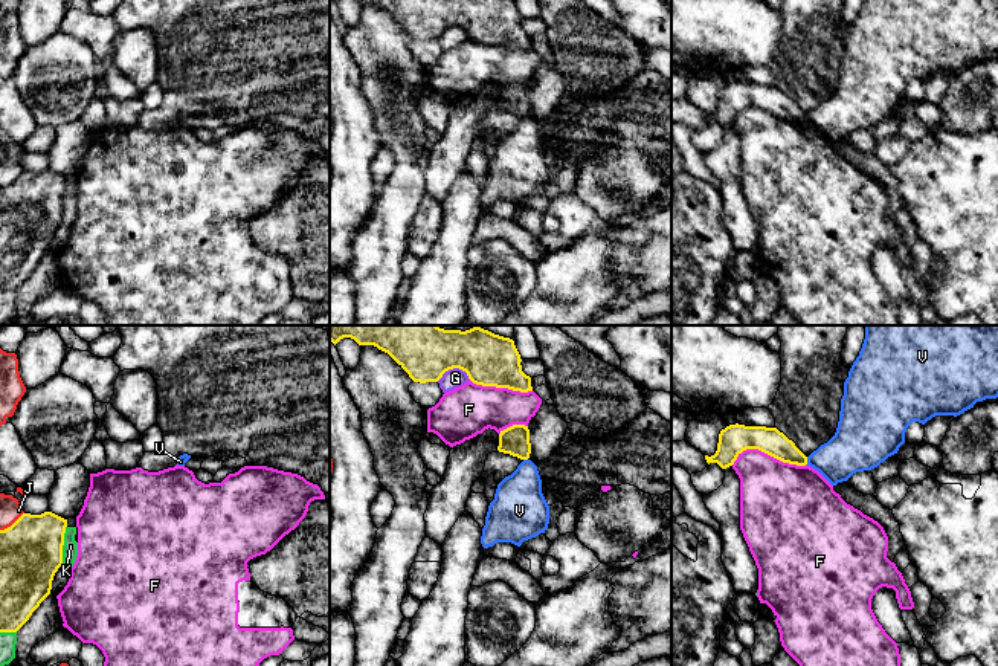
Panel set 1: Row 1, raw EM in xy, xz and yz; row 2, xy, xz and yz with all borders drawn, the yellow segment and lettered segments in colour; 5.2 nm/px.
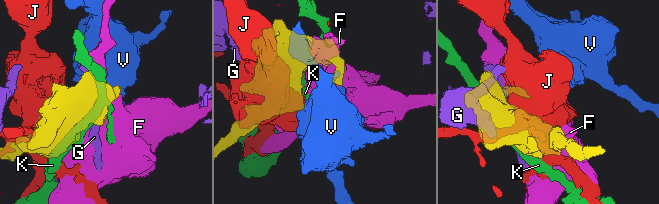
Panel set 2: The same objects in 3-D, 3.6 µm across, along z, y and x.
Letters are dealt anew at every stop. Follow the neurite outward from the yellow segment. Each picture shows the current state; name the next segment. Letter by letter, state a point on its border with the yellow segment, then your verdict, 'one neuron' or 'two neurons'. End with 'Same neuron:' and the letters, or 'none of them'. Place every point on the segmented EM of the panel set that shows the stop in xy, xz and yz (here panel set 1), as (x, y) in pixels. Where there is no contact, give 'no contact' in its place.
F: yz (768, 454) | two neurons
G: xz (453, 367) | two neurons
J: xy (12, 524) | two neurons
K: xy (63, 544) | two neurons
V: yz (806, 460) | two neurons
Same neuron: none of them

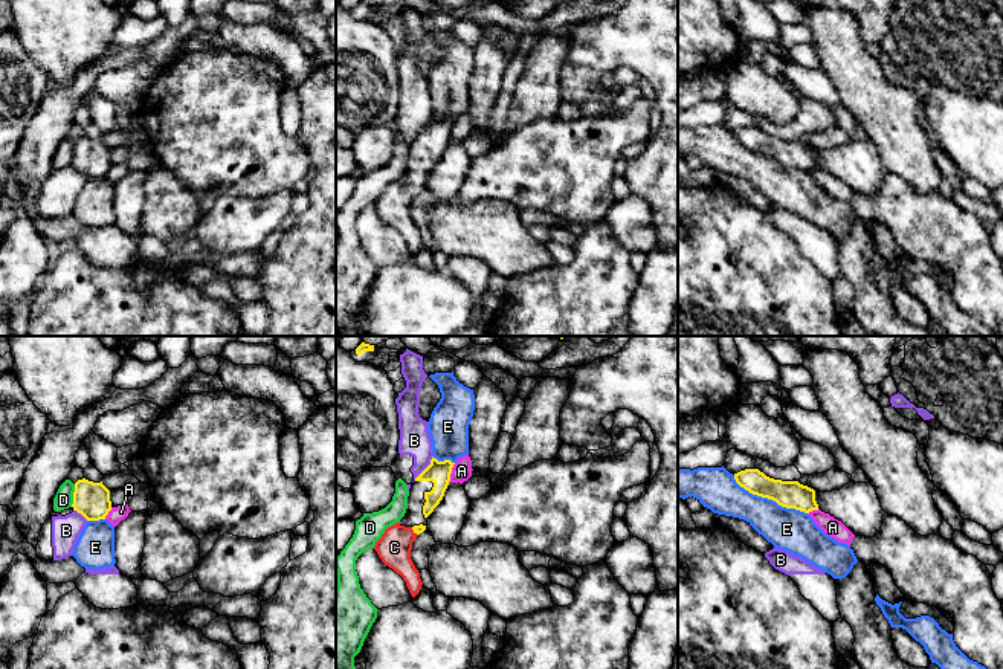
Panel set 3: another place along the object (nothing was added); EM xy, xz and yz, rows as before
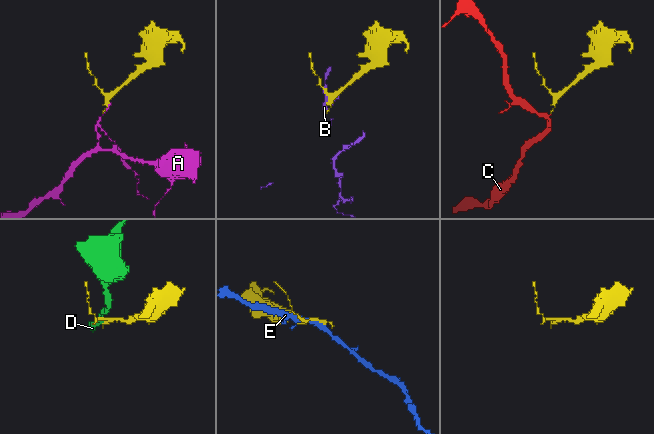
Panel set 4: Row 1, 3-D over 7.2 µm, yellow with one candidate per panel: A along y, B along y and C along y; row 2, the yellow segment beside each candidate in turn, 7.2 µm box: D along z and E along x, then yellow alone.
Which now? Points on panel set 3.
A: xz (451, 472) | two neurons
B: xz (426, 468) | two neurons
C: xz (414, 532) | one neuron
D: xy (74, 495) | two neurons
E: yz (768, 498) | two neurons
Same neuron: C

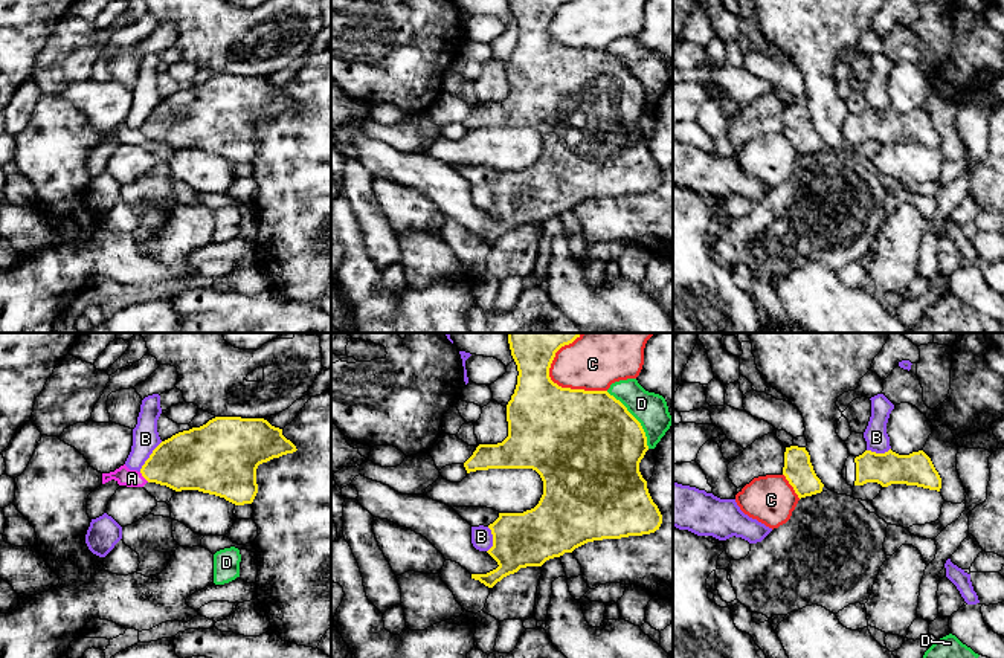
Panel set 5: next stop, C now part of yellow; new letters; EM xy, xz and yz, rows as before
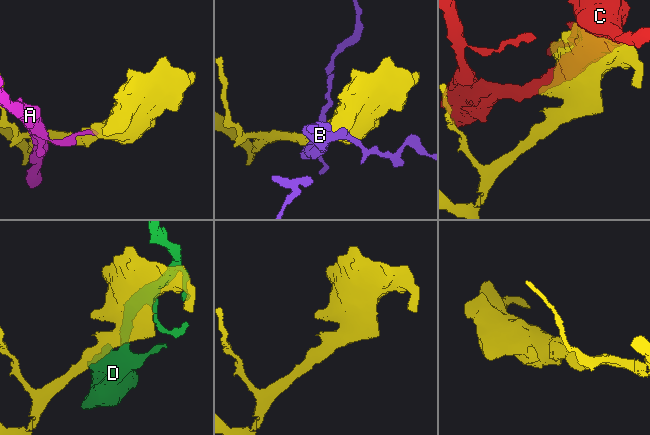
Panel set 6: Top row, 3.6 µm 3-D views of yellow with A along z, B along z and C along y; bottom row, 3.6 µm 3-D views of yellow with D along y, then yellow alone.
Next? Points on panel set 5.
A: xy (144, 477) | two neurons
B: xy (150, 457) | two neurons
C: xz (566, 388) | two neurons
D: xz (635, 419) | two neurons
Same neuron: none of them

